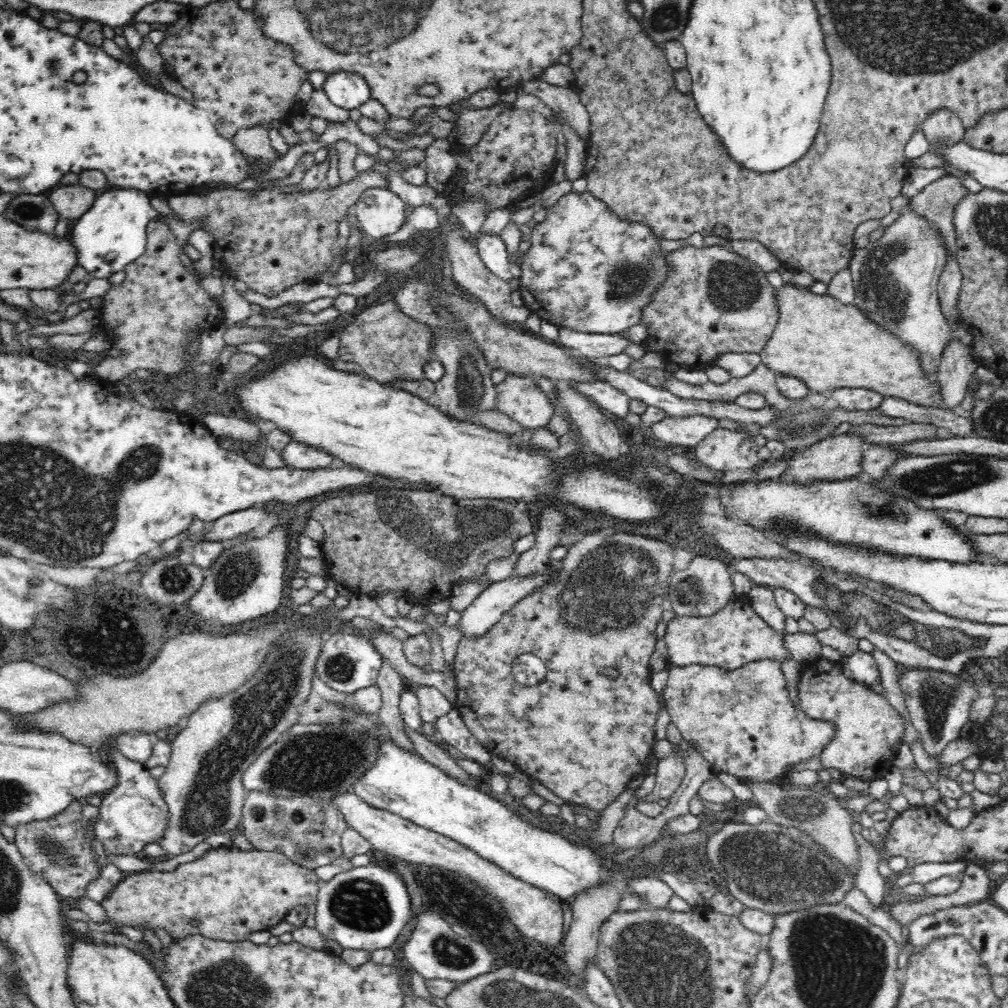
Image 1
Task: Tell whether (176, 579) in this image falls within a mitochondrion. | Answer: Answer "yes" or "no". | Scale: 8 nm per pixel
yes

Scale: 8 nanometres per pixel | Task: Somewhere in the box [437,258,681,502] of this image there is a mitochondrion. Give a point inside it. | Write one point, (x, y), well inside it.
(469, 385)

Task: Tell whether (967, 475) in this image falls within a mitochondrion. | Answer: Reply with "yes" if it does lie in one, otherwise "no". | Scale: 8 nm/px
yes

